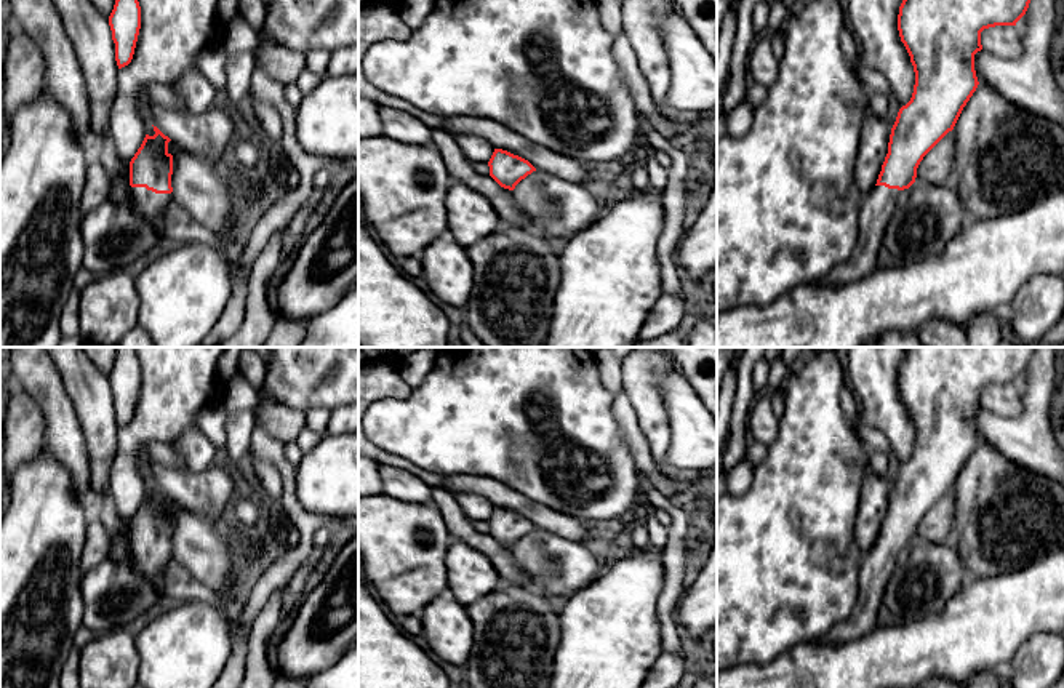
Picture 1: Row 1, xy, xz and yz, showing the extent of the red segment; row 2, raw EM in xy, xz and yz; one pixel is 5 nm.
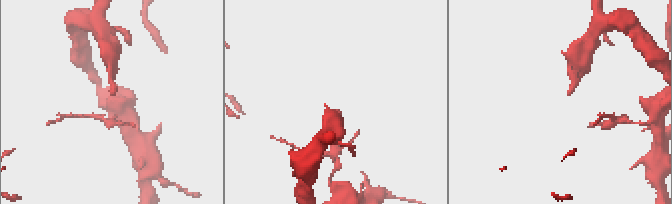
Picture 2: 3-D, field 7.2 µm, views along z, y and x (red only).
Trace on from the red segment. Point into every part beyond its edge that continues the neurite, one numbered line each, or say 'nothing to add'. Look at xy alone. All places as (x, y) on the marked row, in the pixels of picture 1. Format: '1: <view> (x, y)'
1: xy (146, 204)

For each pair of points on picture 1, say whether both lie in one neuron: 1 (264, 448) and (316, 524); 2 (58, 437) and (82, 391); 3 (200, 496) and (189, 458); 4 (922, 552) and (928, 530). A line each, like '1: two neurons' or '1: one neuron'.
1: one neuron
2: two neurons
3: two neurons
4: two neurons

